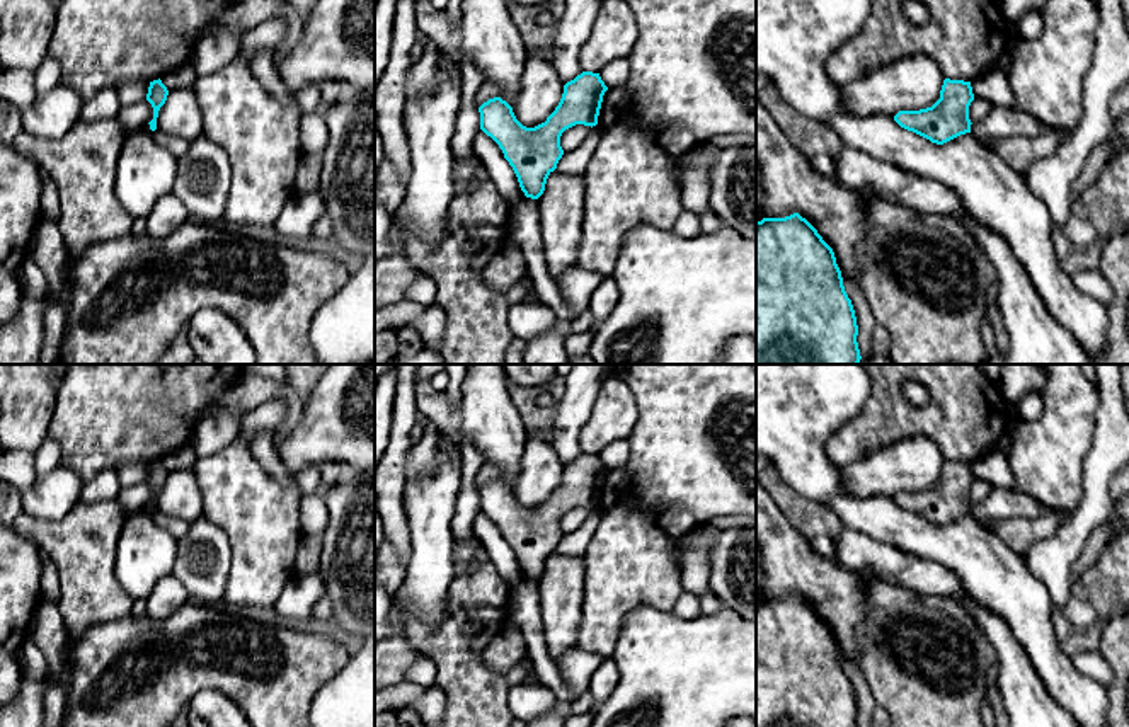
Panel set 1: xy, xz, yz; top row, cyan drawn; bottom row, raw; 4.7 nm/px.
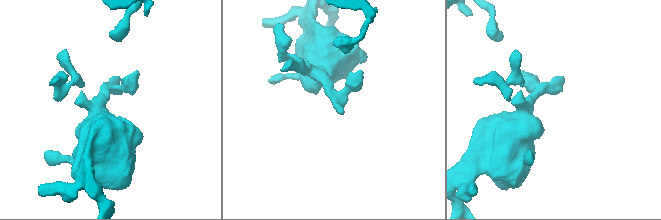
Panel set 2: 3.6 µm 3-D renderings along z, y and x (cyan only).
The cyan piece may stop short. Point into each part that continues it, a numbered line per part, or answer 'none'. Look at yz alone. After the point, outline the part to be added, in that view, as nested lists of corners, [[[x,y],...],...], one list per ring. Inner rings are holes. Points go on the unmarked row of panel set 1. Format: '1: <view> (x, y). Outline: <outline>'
none

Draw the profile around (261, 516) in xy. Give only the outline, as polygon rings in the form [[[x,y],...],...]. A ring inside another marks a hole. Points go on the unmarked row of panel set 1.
[[[283,400],[262,402],[250,412],[240,415],[242,434],[237,439],[215,455],[198,458],[194,463],[194,473],[203,497],[203,518],[216,524],[230,540],[232,564],[223,601],[232,608],[272,608],[283,589],[296,575],[295,555],[303,536],[300,523],[301,494],[298,489],[284,485],[271,477],[250,449],[250,439],[257,431],[271,431],[276,434],[276,429],[283,424],[284,417],[286,404]]]

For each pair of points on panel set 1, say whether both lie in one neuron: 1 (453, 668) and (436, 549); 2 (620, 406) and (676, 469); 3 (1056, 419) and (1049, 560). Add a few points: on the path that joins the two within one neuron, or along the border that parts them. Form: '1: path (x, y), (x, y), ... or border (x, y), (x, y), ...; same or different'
1: border (455, 566), (443, 617), (431, 627), (407, 617); different
2: border (625, 383), (637, 406), (637, 424), (629, 438); different
3: border (1083, 474), (1082, 499), (1068, 513); different

